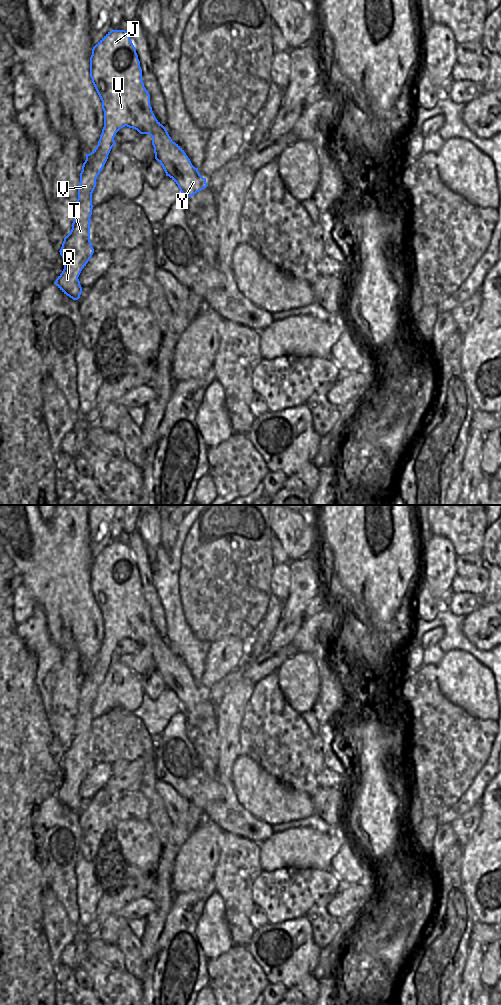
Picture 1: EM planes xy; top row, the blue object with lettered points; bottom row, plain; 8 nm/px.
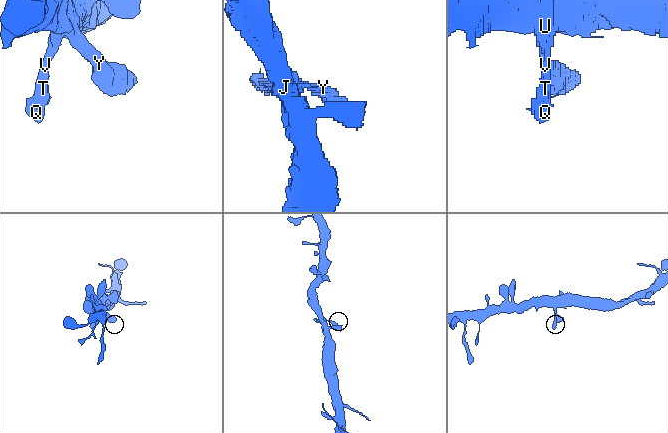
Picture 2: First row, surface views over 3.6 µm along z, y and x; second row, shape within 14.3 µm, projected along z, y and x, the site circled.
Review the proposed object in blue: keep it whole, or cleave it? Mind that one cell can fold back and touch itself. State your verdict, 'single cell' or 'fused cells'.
single cell

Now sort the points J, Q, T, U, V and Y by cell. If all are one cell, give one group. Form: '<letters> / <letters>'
J Q T U V Y

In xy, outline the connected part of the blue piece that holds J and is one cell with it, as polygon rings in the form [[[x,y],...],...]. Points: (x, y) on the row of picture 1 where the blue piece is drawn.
[[[112,29],[93,47],[90,57],[90,77],[102,101],[104,127],[98,145],[93,152],[86,154],[86,160],[82,166],[72,229],[64,238],[59,251],[64,259],[64,269],[54,283],[73,300],[80,298],[82,287],[78,277],[94,253],[90,241],[90,217],[94,207],[92,193],[96,187],[96,179],[102,171],[112,147],[116,144],[114,137],[121,128],[127,126],[137,130],[140,134],[149,134],[152,137],[155,159],[162,165],[166,176],[169,176],[178,185],[183,200],[208,186],[206,178],[200,175],[198,168],[192,165],[184,150],[172,141],[166,128],[156,119],[150,105],[150,95],[142,81],[140,61],[127,31]]]

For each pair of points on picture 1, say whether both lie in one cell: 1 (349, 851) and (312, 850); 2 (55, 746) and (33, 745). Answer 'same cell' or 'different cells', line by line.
1: different cells
2: different cells

